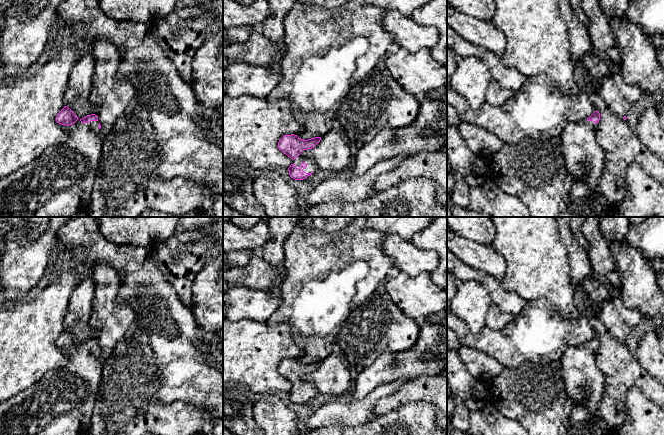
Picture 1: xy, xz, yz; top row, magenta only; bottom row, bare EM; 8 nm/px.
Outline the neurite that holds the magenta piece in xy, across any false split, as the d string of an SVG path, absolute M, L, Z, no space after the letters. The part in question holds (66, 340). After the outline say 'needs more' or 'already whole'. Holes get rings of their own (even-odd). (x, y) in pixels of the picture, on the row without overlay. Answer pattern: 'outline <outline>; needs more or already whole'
outline M67 330L56 346L69 352L68 363L0 403L0 435L86 435L101 381L101 349L97 339L79 344Z; needs more

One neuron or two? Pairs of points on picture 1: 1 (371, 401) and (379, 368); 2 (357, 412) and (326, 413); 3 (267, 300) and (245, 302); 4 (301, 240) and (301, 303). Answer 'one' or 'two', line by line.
1: two
2: one
3: one
4: one

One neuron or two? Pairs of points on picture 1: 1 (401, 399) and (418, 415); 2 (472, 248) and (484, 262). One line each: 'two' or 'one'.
1: two
2: one

